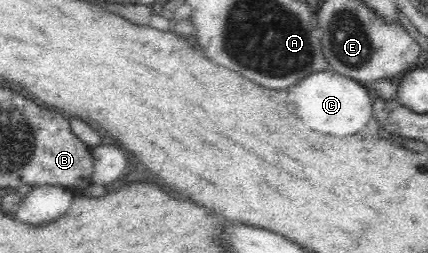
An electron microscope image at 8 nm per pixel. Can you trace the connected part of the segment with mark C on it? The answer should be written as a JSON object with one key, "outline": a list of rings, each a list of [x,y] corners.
{"outline":[[[329,70],[305,76],[289,88],[289,94],[297,116],[301,116],[301,120],[317,132],[349,136],[359,132],[373,118],[373,98],[370,92],[357,81]]]}

